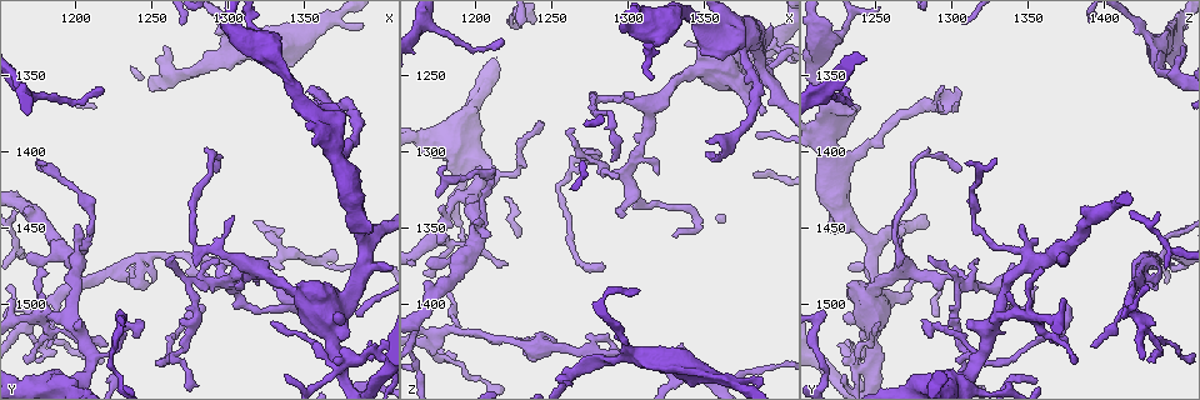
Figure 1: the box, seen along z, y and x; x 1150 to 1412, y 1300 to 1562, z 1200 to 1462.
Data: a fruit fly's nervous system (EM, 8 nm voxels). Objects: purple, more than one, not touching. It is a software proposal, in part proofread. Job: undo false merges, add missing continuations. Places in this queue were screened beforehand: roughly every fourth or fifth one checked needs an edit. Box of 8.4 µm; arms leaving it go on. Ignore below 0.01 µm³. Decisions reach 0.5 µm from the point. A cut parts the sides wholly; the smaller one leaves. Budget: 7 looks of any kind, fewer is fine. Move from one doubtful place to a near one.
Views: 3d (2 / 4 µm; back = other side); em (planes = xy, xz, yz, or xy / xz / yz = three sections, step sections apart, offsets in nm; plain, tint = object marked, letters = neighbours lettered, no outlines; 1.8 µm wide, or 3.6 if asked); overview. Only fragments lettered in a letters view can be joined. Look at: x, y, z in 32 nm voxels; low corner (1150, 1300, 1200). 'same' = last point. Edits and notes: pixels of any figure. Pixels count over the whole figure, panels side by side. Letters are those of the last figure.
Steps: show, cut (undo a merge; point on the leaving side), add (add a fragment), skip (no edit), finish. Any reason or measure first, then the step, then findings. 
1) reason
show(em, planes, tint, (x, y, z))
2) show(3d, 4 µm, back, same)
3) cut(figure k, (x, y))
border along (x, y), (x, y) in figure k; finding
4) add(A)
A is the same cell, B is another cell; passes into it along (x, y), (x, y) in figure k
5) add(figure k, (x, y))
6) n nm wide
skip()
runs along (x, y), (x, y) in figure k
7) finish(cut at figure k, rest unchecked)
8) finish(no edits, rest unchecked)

show(3d, 4 µm, (1334, 1472, 1438))

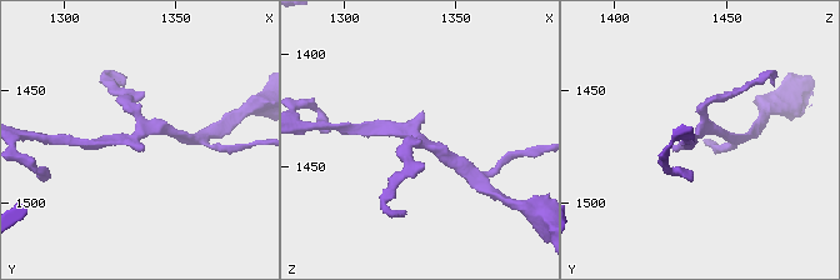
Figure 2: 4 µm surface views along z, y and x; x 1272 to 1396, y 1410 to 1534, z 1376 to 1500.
3 arms
show(em, 3.6 µm, xz, step 16, tint, (1335, 1470, 1436))

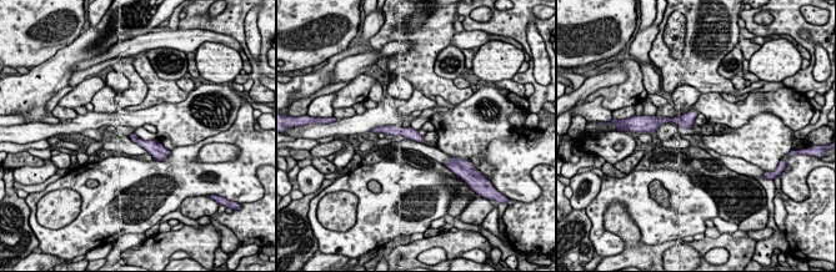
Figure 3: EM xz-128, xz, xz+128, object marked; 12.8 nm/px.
cut it another way
show(em, 3.6 µm, planes, letters, same)

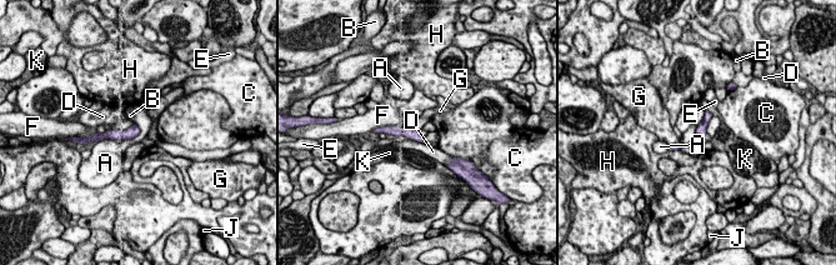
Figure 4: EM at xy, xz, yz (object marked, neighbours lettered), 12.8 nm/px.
skip()
A, B, C, D, E, F, G, H, J and K are other cells; border along (134, 123), (123, 130), (109, 130) in figure 4; all the same neuron

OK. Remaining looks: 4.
show(em, xy, step 8, tint, (1302, 1482, 1306))

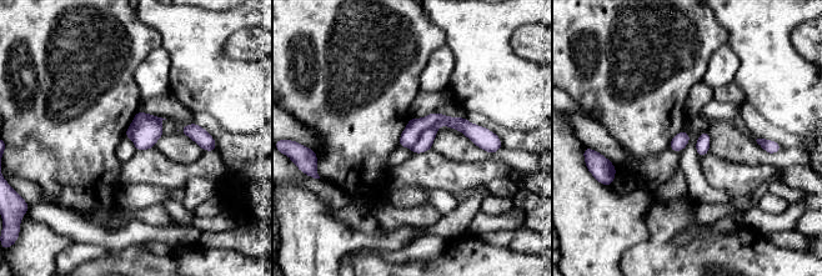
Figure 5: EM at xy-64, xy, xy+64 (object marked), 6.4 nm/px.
show(em, xz, step 16, letters, same)

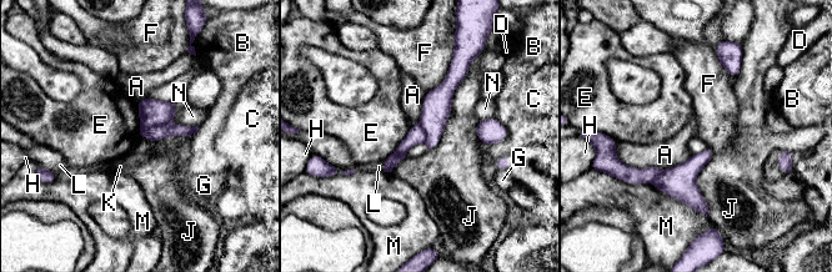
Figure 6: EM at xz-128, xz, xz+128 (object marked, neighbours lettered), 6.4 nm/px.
170 nm wide; J touches over 550 nm
cut(figure 6, (154, 134))
A, B, C, D, E, F, G, H, J, K, L, M and N are other cells; two neurons meet here

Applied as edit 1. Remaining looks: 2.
see it whole again
show(overview)

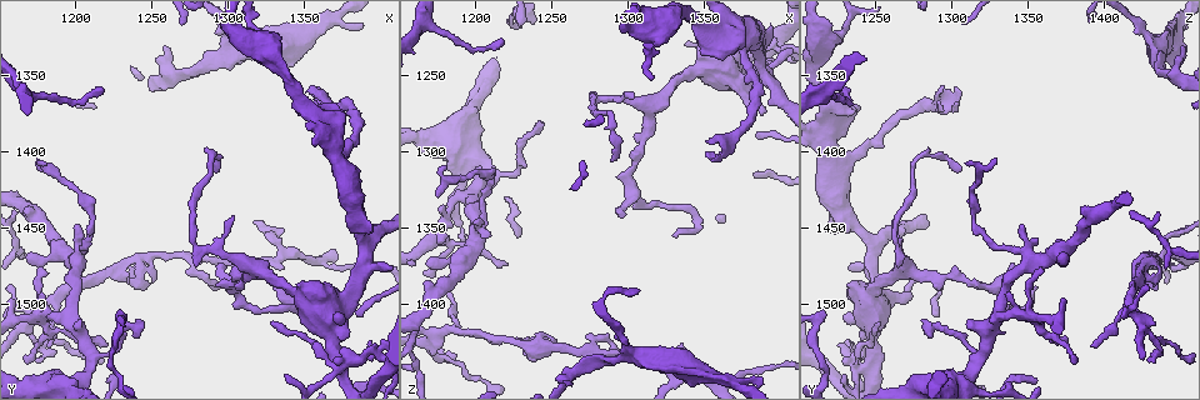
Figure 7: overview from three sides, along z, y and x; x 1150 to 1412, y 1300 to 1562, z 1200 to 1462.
thin end
show(em, planes, letters, (1240, 1512, 1280))

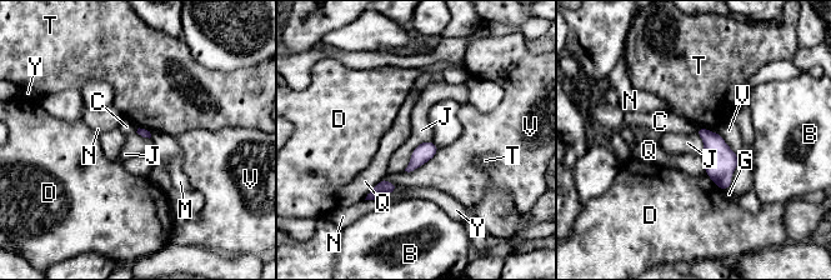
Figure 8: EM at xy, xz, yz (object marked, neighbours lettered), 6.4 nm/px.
skip()
B, C, D, G, J, M, N, Q, T, V and Y are other cells; border along (430, 140), (414, 149), (404, 170) in figure 8; no lettered fragment goes on from it

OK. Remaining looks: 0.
finish(cut at figure 6, rest unchecked)

